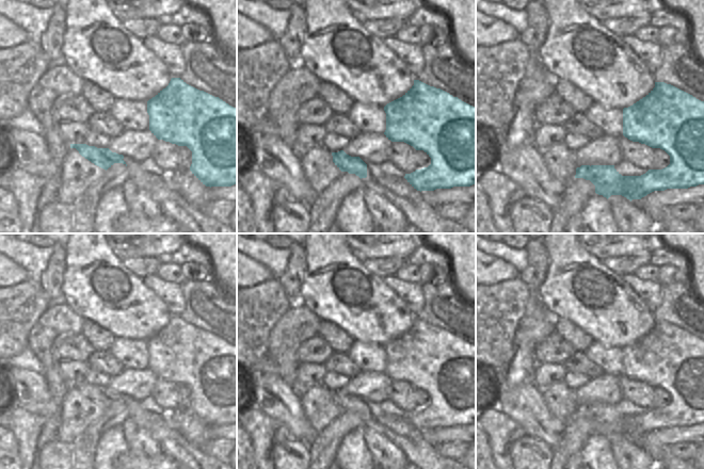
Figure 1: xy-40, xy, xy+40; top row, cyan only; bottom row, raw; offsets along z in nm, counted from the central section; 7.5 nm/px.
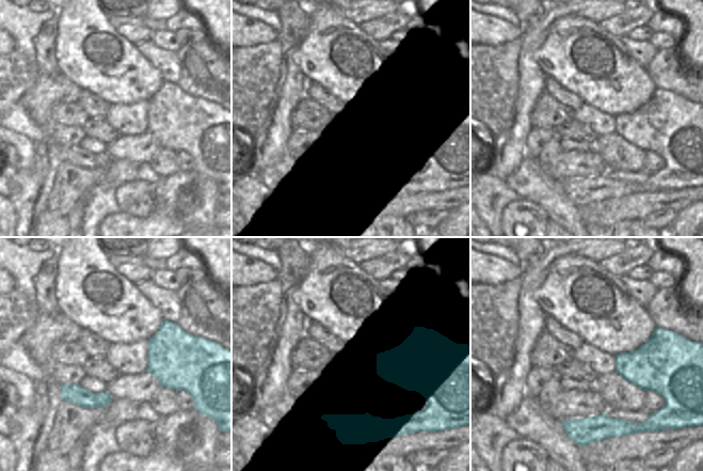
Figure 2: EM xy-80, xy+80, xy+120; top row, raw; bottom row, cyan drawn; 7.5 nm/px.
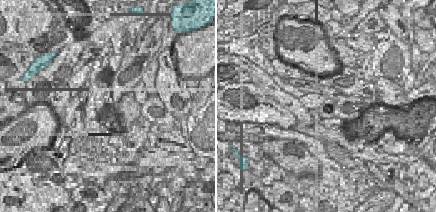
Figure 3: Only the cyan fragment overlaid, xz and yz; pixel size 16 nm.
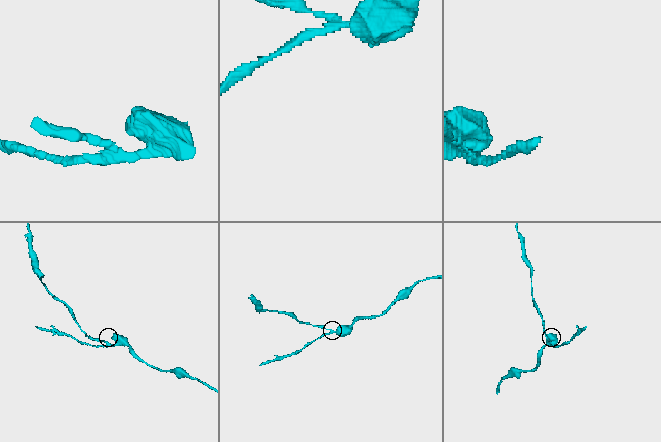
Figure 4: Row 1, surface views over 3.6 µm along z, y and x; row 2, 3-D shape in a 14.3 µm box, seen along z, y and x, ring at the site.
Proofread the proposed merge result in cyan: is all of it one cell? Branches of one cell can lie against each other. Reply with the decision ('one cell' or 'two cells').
two cells

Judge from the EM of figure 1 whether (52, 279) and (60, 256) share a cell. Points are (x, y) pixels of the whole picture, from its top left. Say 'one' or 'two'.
one

